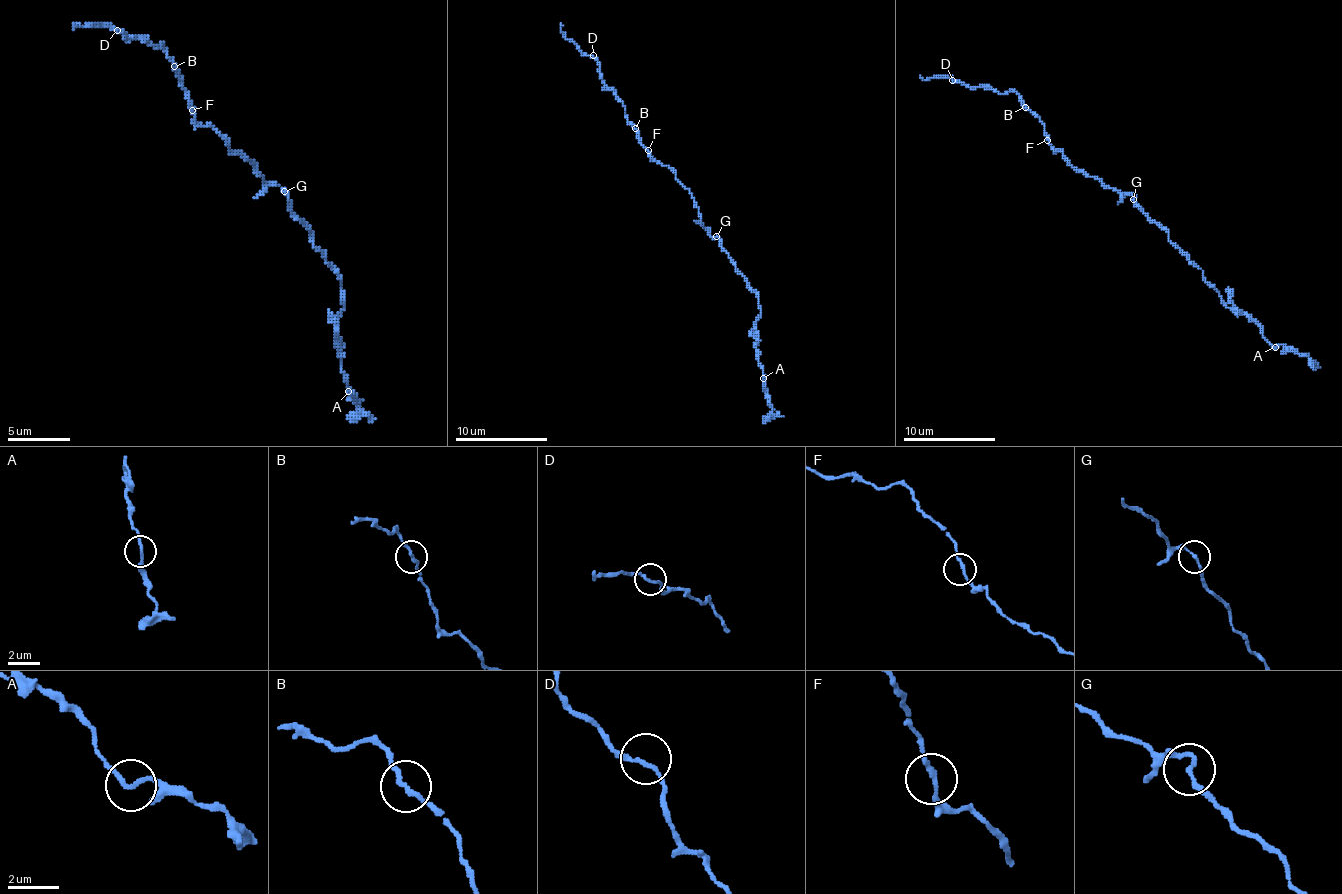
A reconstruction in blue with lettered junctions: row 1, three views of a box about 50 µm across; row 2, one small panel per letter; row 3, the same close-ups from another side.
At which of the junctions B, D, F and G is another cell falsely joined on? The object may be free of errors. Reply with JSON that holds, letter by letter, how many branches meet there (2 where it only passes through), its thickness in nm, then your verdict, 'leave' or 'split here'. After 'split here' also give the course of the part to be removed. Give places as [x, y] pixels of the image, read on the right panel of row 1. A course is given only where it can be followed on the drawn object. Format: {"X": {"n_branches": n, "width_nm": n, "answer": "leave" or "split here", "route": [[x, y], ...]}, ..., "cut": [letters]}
{"B": {"n_branches": 2, "width_nm": 170, "answer": "leave"}, "D": {"n_branches": 2, "width_nm": 160, "answer": "leave"}, "F": {"n_branches": 2, "width_nm": 160, "answer": "leave"}, "G": {"n_branches": 2, "width_nm": 160, "answer": "leave"}, "cut": []}

